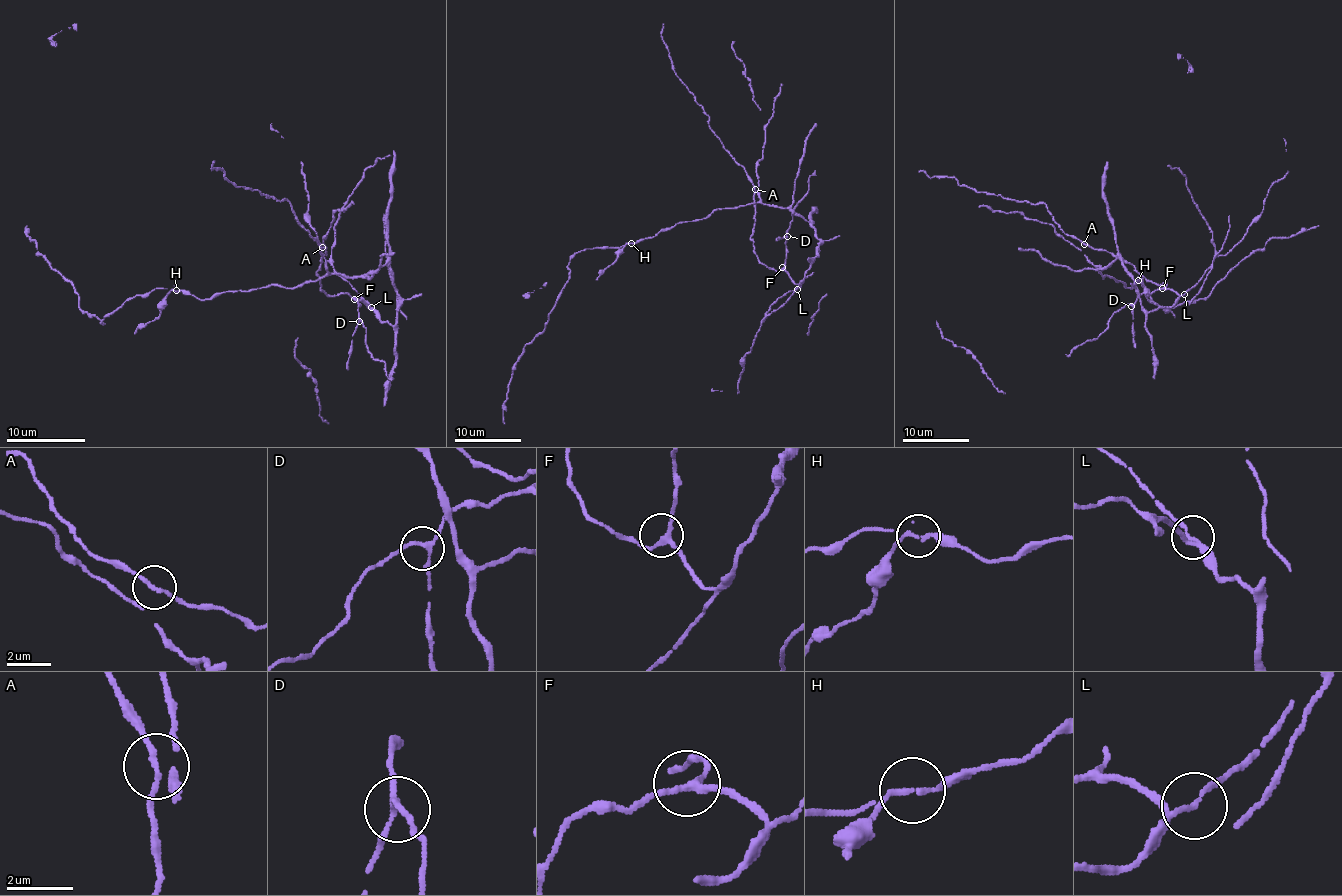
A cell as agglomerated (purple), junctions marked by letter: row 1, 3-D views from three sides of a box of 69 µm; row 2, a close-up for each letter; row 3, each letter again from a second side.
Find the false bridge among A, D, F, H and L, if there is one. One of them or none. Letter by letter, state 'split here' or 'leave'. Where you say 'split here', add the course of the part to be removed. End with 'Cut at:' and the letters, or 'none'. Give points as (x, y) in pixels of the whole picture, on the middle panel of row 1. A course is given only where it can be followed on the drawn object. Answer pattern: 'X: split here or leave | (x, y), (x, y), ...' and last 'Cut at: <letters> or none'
A: leave
D: leave
F: leave
H: split here | (631, 242), (624, 246), (596, 279)
L: leave
Cut at: H

